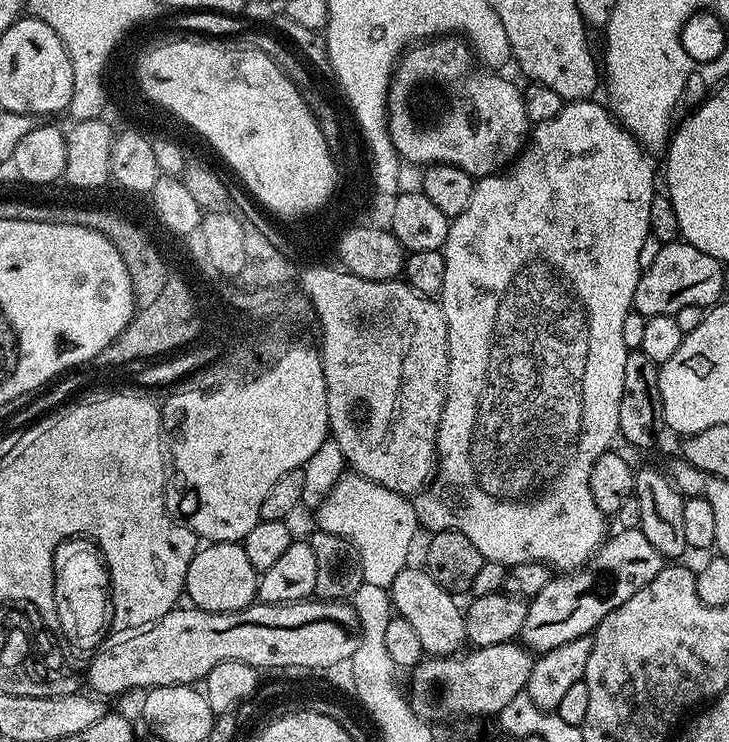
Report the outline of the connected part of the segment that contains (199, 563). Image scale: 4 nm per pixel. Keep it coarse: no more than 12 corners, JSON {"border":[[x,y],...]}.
{"border":[[205,543],[186,570],[191,607],[249,608],[258,573],[243,543]]}

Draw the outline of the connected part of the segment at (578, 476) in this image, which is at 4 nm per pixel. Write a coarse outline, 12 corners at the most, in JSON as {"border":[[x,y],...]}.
{"border":[[574,100],[448,225],[429,532],[604,543],[649,153]]}

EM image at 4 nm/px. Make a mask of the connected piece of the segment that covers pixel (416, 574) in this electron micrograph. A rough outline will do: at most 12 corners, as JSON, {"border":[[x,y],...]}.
{"border":[[423,567],[404,568],[390,595],[429,657],[455,656],[464,608]]}

